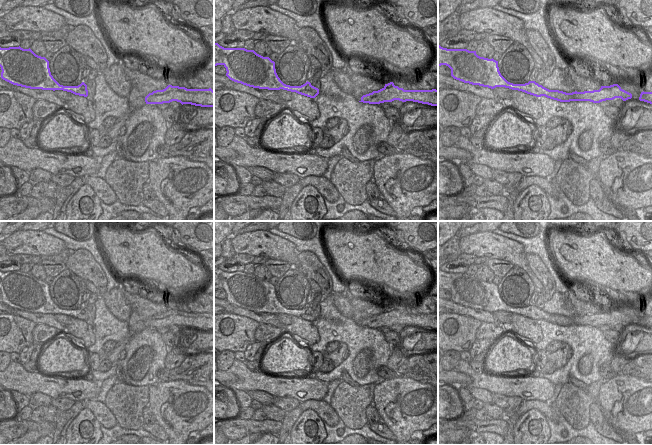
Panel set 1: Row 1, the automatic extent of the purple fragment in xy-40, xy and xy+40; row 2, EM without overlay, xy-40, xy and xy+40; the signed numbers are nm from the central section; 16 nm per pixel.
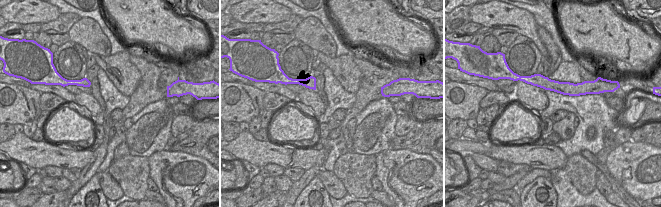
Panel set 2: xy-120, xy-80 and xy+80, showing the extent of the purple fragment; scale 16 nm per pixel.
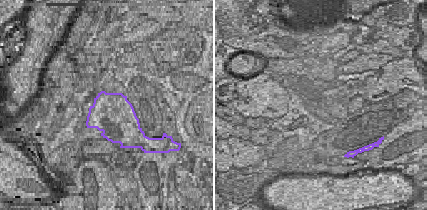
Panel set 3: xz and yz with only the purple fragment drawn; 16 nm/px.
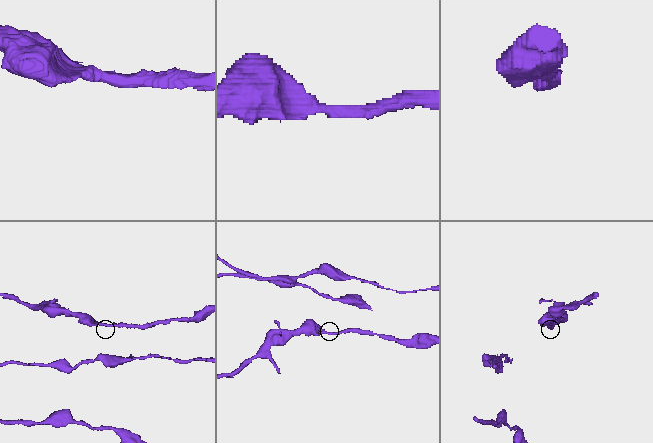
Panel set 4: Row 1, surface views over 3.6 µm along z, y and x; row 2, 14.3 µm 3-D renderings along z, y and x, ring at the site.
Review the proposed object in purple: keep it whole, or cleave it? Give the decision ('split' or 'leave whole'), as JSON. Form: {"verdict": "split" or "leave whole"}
{"verdict": "leave whole"}

